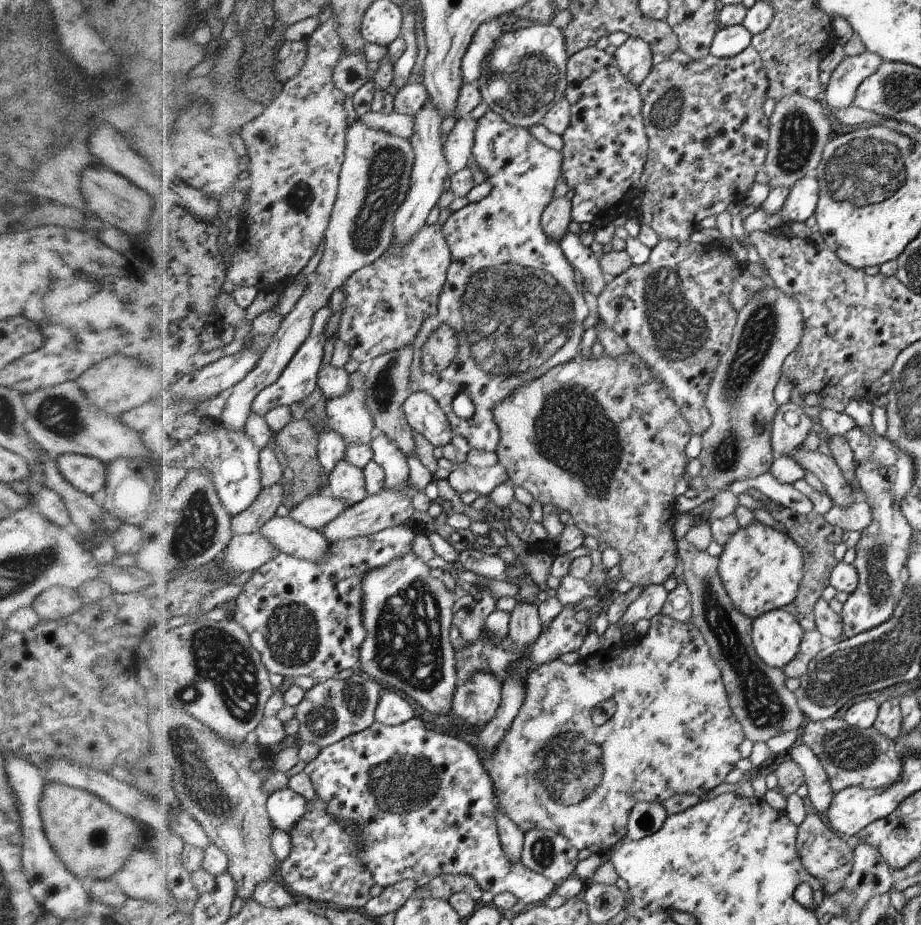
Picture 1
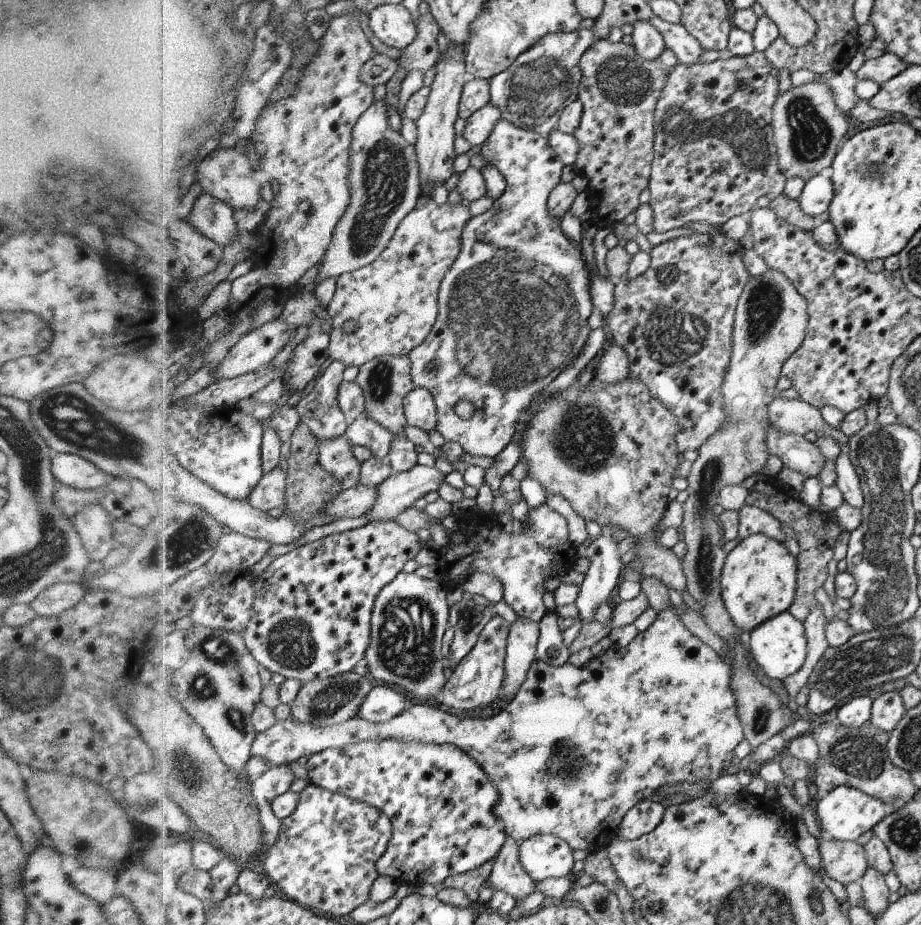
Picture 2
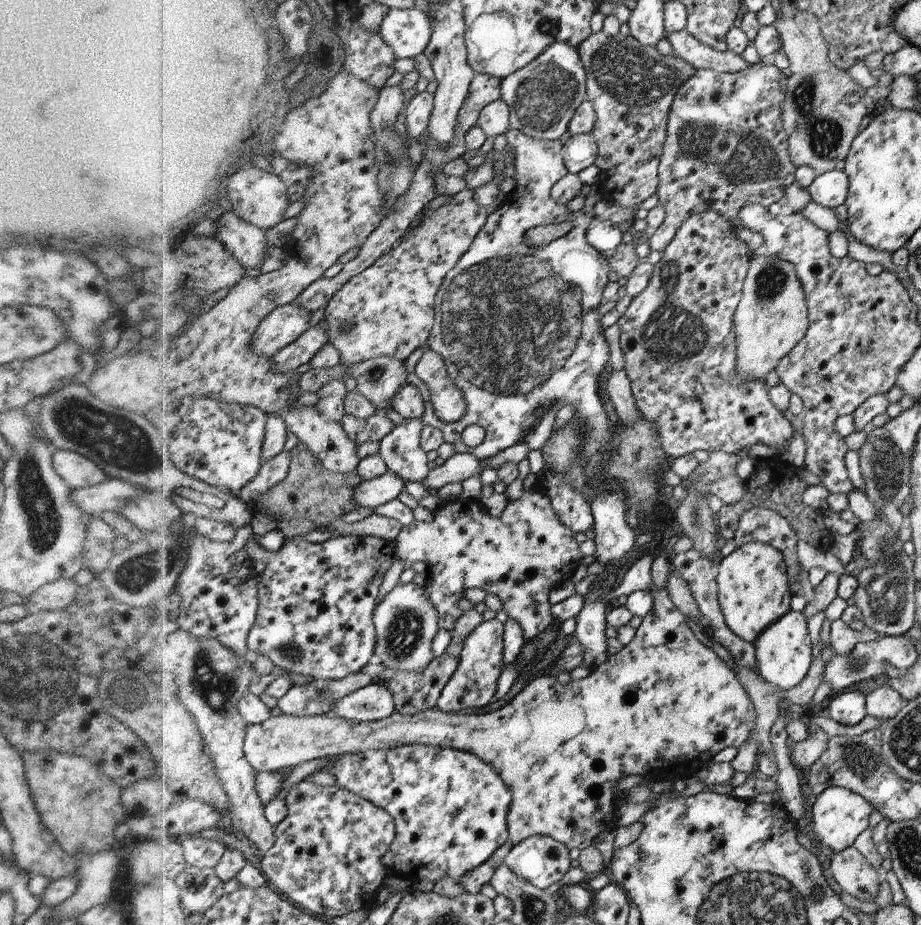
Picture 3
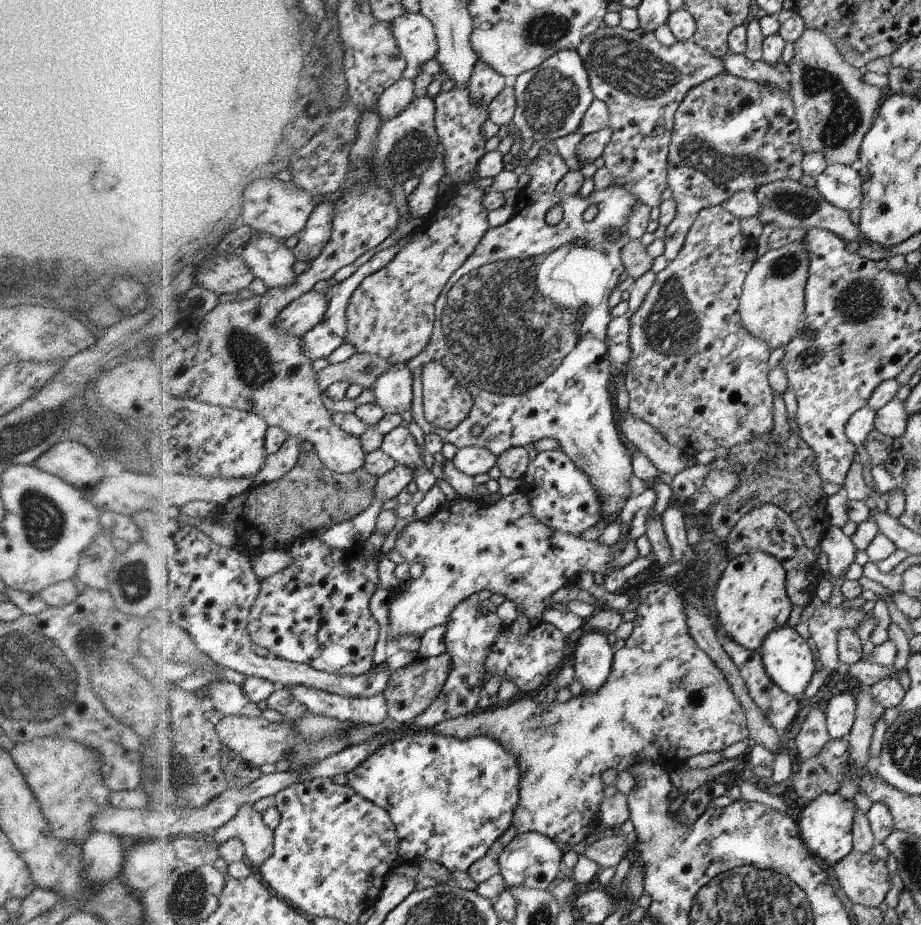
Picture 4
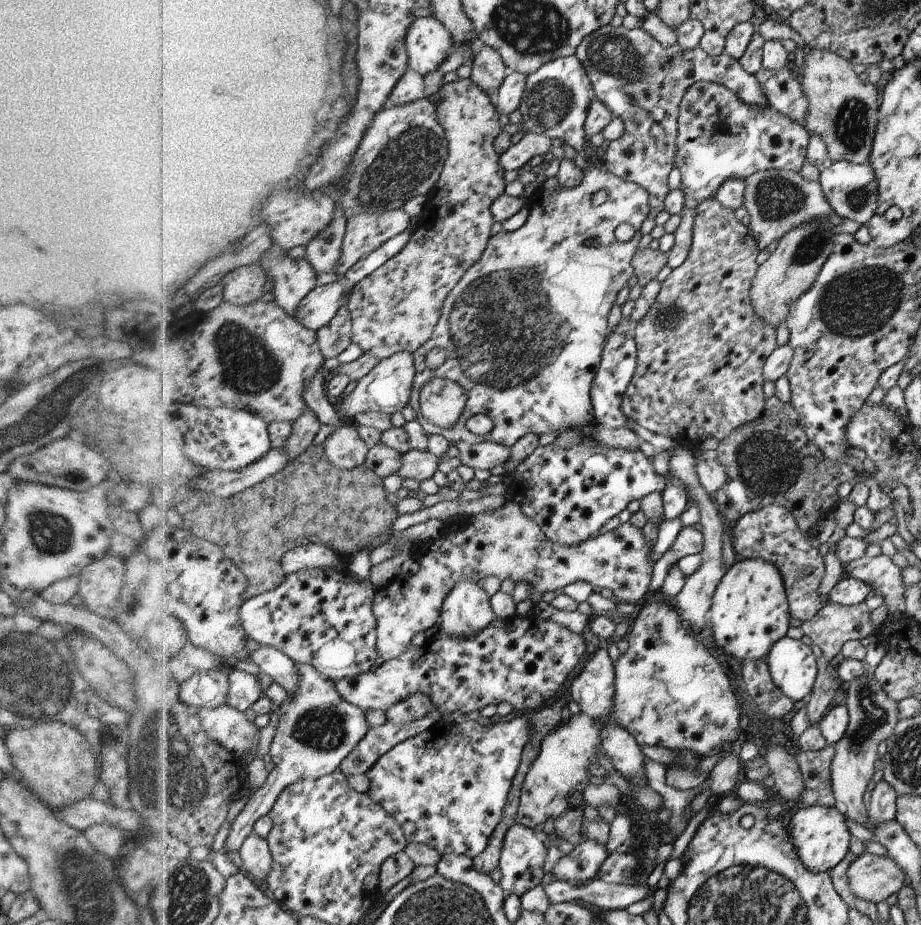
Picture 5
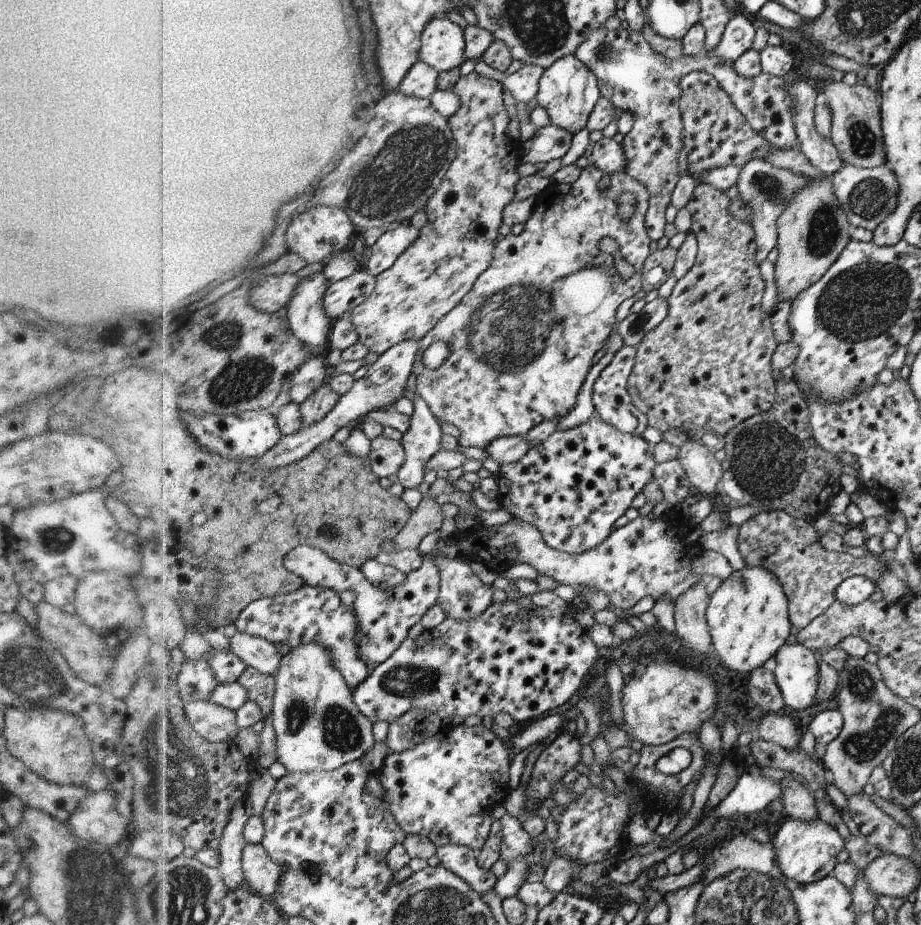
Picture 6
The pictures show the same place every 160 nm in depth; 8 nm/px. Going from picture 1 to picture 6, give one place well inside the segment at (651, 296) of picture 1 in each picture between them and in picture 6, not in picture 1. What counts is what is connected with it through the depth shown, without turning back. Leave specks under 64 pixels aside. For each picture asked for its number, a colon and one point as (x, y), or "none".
2: (676, 320)
3: (678, 336)
4: (696, 375)
5: (701, 353)
6: (708, 364)

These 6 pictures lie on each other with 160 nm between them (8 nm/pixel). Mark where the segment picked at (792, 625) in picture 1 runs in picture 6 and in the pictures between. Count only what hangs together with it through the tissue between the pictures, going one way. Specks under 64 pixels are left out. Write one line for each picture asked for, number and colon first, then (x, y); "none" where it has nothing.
2: (779, 646)
3: (784, 651)
4: (789, 661)
5: (792, 665)
6: (796, 673)

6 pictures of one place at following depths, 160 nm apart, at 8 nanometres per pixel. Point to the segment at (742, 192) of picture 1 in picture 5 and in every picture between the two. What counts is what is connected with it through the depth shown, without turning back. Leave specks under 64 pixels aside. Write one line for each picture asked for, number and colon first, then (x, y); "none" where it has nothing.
2: (694, 170)
3: (734, 116)
4: (730, 134)
5: (721, 137)

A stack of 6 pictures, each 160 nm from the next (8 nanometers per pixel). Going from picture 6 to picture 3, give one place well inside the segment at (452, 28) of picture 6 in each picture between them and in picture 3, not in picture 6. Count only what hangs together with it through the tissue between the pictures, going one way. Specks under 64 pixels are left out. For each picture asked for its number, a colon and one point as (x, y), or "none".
3: (408, 31)
4: (416, 35)
5: (428, 42)

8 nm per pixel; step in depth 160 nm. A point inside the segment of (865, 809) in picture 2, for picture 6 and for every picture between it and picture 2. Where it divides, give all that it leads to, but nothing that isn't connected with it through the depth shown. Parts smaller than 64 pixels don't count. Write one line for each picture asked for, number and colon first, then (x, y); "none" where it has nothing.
3: (839, 815)
4: (826, 826)
5: (820, 834)
6: (806, 851)

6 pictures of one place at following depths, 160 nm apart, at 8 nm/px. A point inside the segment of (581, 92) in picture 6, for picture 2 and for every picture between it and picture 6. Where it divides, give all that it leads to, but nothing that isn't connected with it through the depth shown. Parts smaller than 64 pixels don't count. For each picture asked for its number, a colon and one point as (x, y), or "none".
2: (531, 93)
3: (543, 97)
4: (551, 100)
5: (559, 94)

